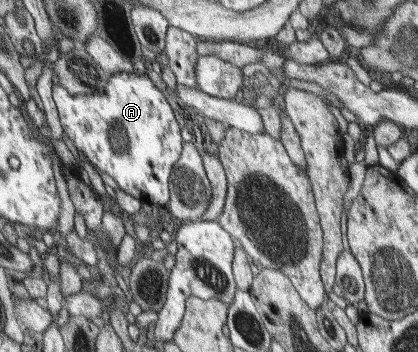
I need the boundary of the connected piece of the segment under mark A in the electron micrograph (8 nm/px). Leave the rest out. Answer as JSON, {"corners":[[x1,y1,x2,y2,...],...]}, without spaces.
{"corners":[[127,71,112,73,104,88,103,96,100,97,96,94,71,94,59,84,52,88,52,97,57,105,64,133,68,135,68,139,74,143,76,149,86,155,86,159,95,169,100,169,113,177,122,191,133,195,142,203,166,207,170,185,168,179,172,175,172,165,180,159,182,153,182,137,172,107,146,74,139,75]]}

